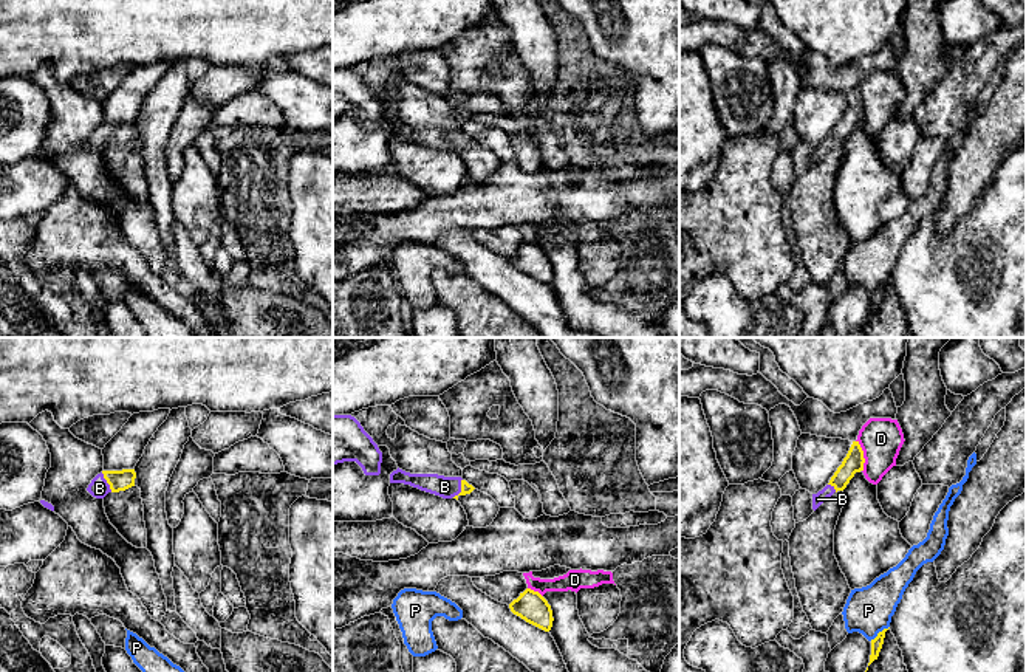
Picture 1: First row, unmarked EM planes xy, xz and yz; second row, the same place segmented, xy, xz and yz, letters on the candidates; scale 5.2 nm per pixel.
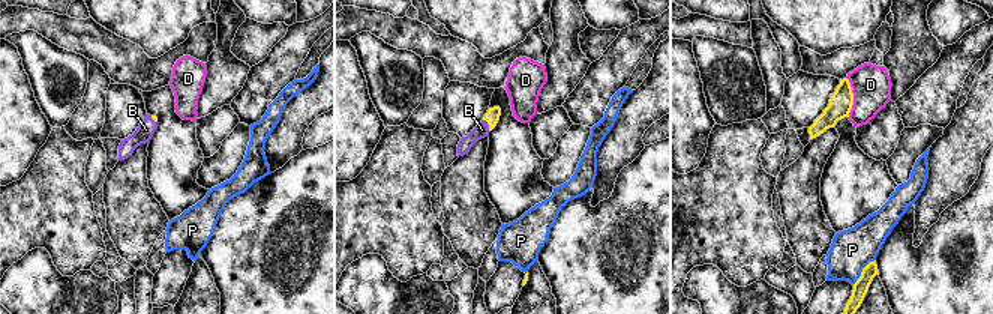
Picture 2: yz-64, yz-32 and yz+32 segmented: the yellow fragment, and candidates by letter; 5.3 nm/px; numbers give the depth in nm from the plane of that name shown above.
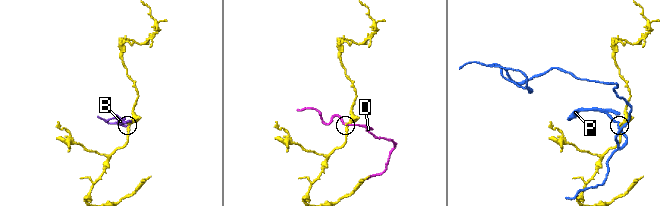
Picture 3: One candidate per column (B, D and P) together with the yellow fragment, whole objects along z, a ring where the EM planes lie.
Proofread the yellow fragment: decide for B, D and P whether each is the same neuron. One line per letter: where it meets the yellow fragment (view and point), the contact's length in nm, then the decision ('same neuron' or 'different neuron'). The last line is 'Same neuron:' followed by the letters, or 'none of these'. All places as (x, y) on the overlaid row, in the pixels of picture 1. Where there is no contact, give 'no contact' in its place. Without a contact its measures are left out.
B: contact xy (107, 482); length 120 nm; same neuron
D: contact yz (862, 456); length 170 nm; different neuron
P: contact yz (879, 632); length 130 nm; different neuron
Same neuron: B

